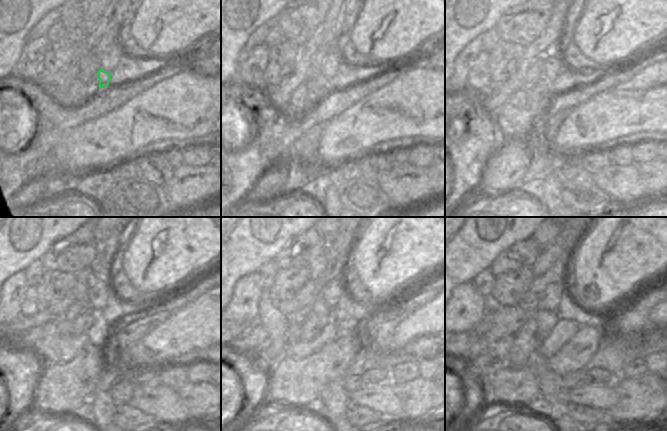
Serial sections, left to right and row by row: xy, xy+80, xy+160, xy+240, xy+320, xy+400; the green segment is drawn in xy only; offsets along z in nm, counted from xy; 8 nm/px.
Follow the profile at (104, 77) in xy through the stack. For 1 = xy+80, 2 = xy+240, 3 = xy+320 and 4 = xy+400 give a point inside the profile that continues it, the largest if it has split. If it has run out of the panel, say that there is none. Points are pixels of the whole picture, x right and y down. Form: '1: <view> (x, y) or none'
1: xy+80 (321, 86)
2: xy+240 (80, 325)
3: xy+320 (309, 328)
4: xy+400 (523, 350)

